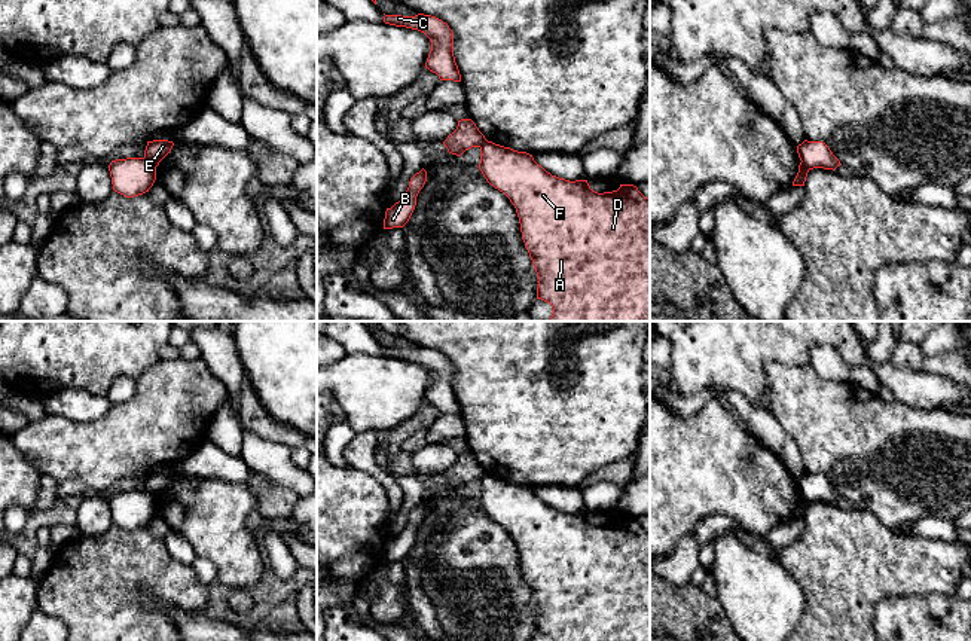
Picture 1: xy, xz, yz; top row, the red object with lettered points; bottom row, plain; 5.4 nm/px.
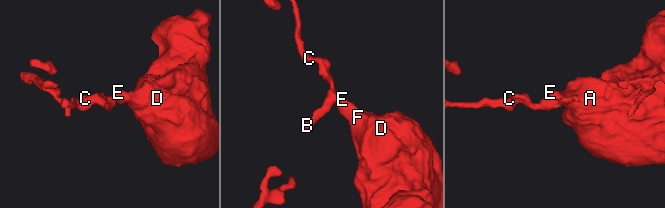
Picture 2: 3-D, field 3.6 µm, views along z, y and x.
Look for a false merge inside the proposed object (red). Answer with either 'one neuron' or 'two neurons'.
two neurons

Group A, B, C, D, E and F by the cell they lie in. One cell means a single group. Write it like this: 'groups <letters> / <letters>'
groups A D E F / B C

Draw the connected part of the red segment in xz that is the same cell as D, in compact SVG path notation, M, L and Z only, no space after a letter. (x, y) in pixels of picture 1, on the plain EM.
M488 473L479 503L516 541L538 611L537 632L552 641L650 641L650 532L636 519L598 526L587 513L552 509L532 488Z

